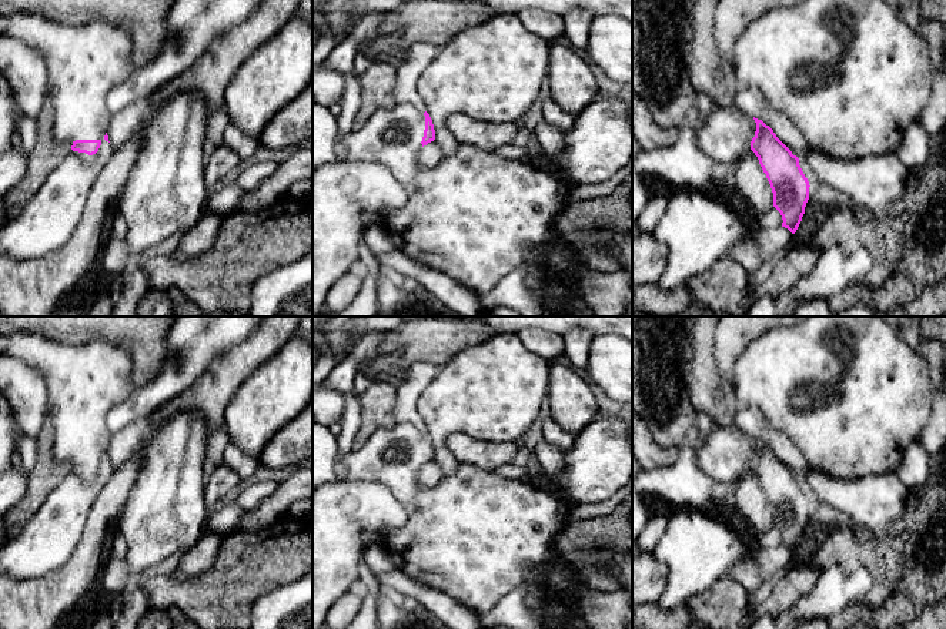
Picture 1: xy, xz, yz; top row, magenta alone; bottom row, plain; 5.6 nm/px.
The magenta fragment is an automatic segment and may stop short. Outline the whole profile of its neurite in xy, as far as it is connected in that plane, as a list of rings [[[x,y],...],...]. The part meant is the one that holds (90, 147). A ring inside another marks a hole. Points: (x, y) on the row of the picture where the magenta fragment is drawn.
[[[13,14],[0,16],[0,37],[20,40],[44,57],[49,74],[46,101],[54,114],[54,138],[70,144],[73,151],[96,154],[101,140],[108,141],[107,94],[136,68],[127,33],[107,21],[74,27],[41,16]]]

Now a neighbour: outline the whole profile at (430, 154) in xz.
[[[435,141],[424,145],[418,153],[418,164],[421,167],[434,167],[442,160],[441,145]]]

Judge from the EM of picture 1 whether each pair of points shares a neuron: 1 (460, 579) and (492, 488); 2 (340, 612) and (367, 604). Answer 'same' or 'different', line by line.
1: same
2: different

